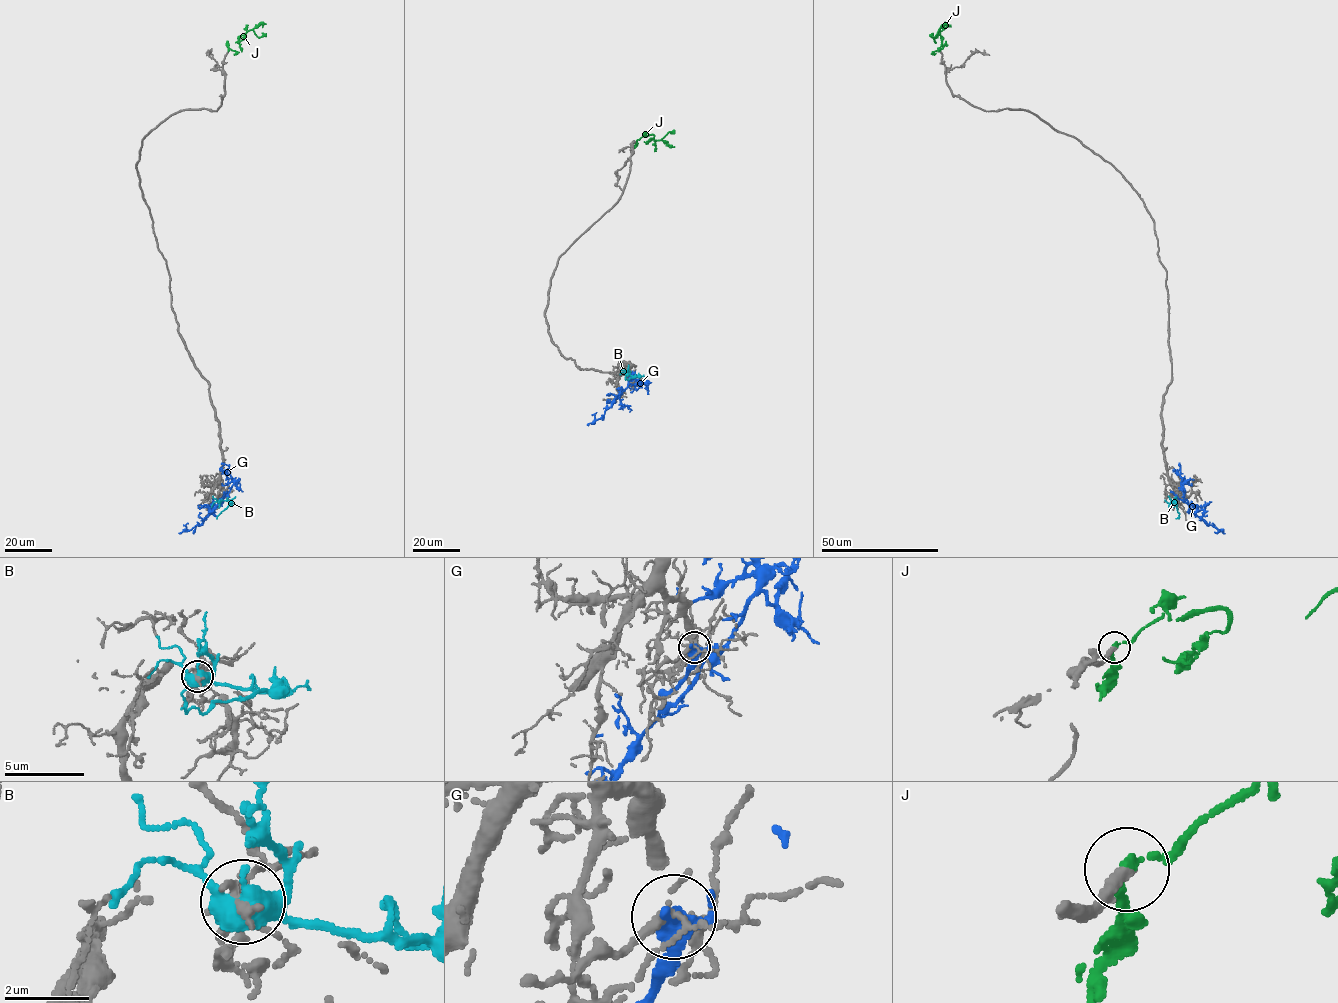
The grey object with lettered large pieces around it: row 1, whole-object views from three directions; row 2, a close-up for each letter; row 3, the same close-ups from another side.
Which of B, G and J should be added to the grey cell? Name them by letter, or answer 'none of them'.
J

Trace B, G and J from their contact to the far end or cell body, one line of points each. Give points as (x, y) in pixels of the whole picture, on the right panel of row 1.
B: (1173, 501), (1176, 500), (1179, 516), (1175, 518)
G: (1172, 492), (1185, 501), (1190, 511), (1219, 531), (1212, 523)
J: (940, 51), (934, 53), (942, 44), (940, 30), (934, 37), (930, 36)

